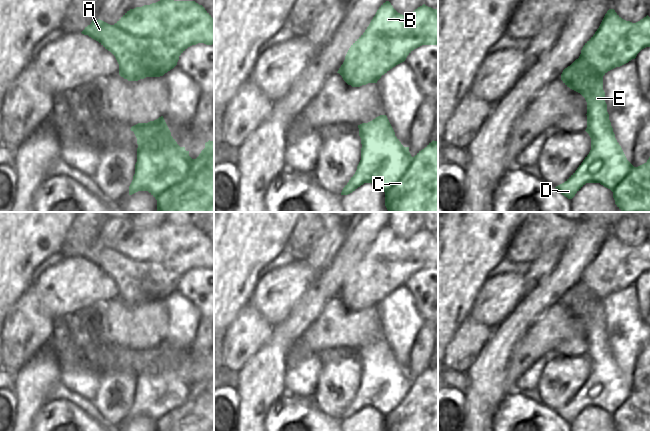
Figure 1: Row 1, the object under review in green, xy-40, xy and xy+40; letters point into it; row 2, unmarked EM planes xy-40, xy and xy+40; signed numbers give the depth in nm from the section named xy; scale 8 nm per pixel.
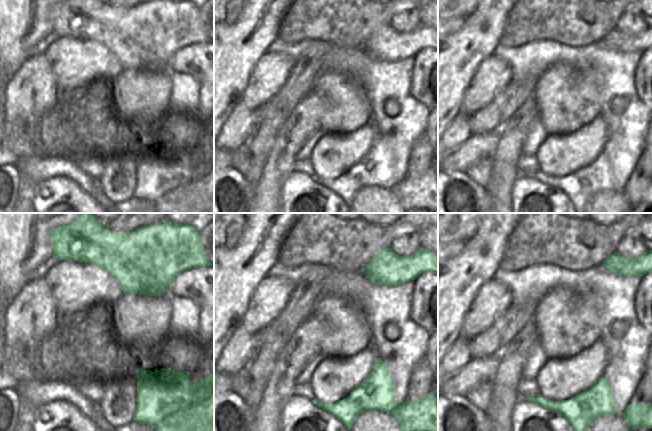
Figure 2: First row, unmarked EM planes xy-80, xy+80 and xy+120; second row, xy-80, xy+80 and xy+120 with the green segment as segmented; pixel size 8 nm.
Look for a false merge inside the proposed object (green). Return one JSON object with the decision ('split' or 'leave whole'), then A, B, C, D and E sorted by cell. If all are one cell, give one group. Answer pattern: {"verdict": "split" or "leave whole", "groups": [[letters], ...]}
{"verdict": "split", "groups": [["A", "B"], ["C", "D", "E"]]}

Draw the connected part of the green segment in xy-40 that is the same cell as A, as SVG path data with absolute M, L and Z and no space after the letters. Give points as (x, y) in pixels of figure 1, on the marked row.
M160 0L150 5L130 9L114 25L94 18L81 33L98 41L115 56L119 64L119 75L124 79L148 71L153 74L153 77L160 77L177 65L179 56L188 47L198 43L214 44L214 19L202 5L195 1Z

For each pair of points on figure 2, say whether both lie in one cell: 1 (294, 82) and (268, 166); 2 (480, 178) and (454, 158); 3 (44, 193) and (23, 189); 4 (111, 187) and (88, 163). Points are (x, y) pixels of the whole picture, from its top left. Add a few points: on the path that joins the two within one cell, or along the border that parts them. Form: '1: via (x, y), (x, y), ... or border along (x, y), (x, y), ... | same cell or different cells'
1: via (285, 103), (269, 132), (268, 145) | same cell
2: border along (488, 157), (476, 161), (464, 171) | different cells
3: border along (37, 182), (32, 202) | different cells
4: border along (99, 152), (102, 173), (98, 177) | different cells

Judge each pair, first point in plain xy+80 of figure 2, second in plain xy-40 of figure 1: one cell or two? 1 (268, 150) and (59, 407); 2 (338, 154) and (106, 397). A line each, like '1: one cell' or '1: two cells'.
1: two cells
2: one cell

